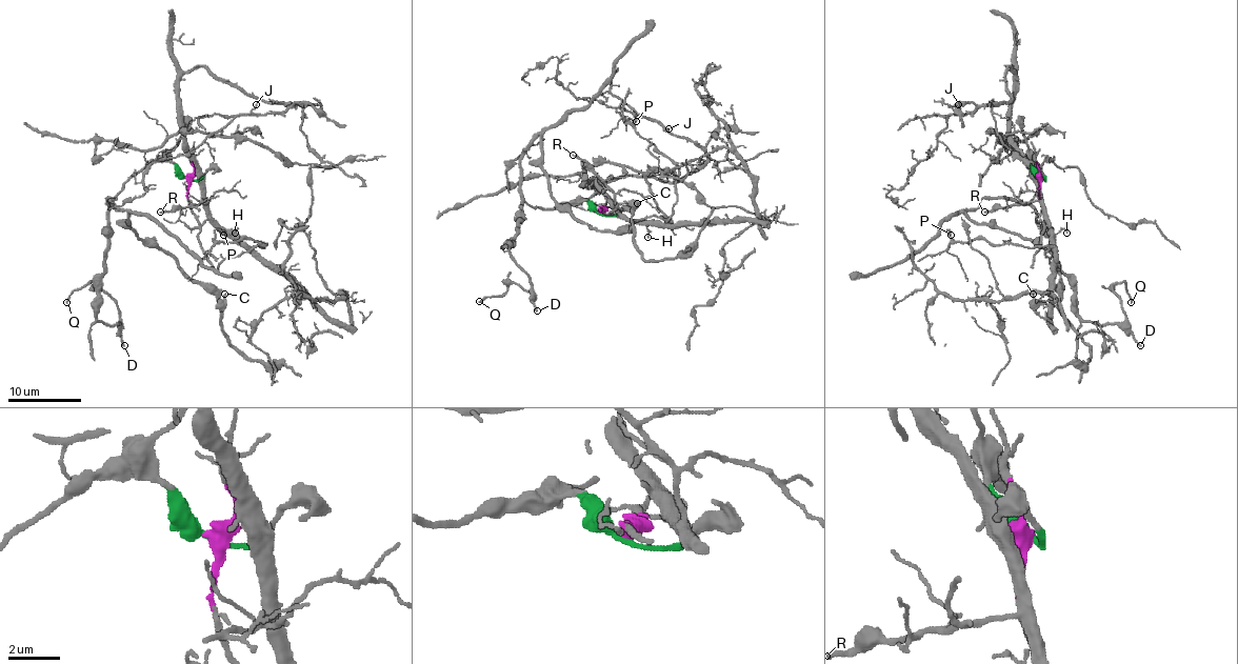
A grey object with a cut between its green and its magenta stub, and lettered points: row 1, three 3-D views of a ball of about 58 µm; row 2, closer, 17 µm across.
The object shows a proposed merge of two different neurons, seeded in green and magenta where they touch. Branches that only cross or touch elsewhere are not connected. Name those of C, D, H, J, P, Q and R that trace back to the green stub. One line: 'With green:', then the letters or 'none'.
With green: C, D, Q

